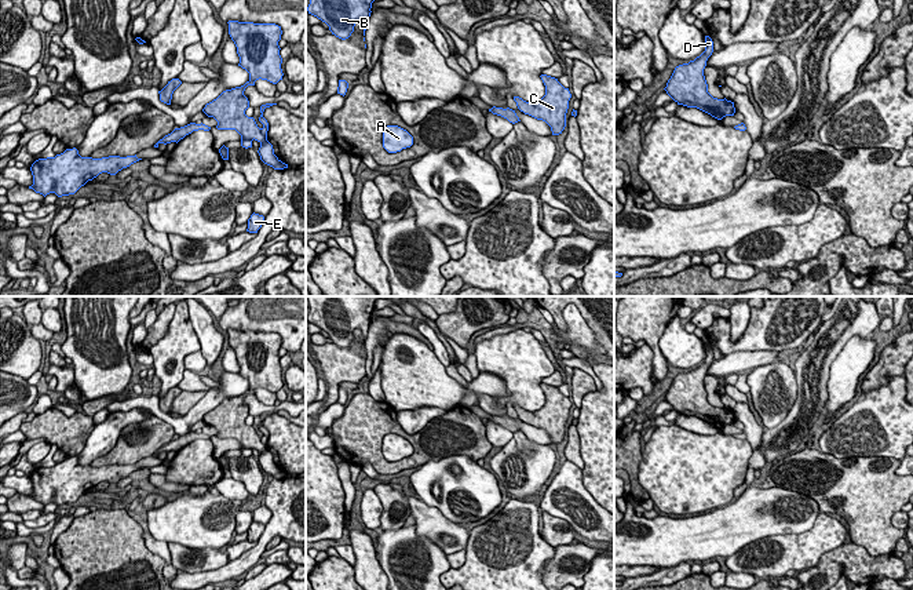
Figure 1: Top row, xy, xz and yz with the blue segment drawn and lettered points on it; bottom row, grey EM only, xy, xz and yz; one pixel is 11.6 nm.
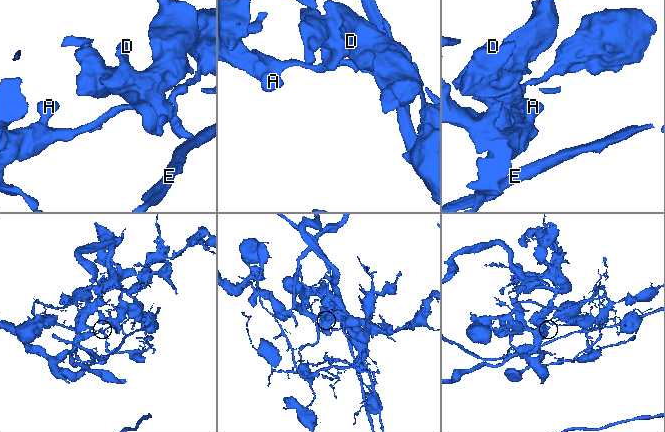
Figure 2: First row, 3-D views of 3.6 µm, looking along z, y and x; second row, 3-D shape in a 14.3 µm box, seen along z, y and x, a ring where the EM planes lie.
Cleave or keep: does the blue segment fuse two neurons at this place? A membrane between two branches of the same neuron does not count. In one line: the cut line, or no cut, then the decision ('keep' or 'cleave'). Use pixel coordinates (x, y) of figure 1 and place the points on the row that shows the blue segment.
cut xz (506, 109), (507, 119); cleave

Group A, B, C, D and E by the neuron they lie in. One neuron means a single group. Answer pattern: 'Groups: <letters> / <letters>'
Groups: A B / C D E

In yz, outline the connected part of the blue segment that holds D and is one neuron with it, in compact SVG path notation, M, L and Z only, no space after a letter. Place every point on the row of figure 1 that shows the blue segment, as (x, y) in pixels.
M705 36L705 51L694 61L676 66L664 90L678 105L697 108L722 120L726 116L734 116L735 108L734 102L713 98L708 92L704 69L712 52L713 41Z

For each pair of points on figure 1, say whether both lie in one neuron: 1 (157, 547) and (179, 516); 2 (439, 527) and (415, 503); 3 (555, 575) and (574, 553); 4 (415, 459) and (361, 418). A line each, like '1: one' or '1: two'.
1: two
2: one
3: one
4: one

